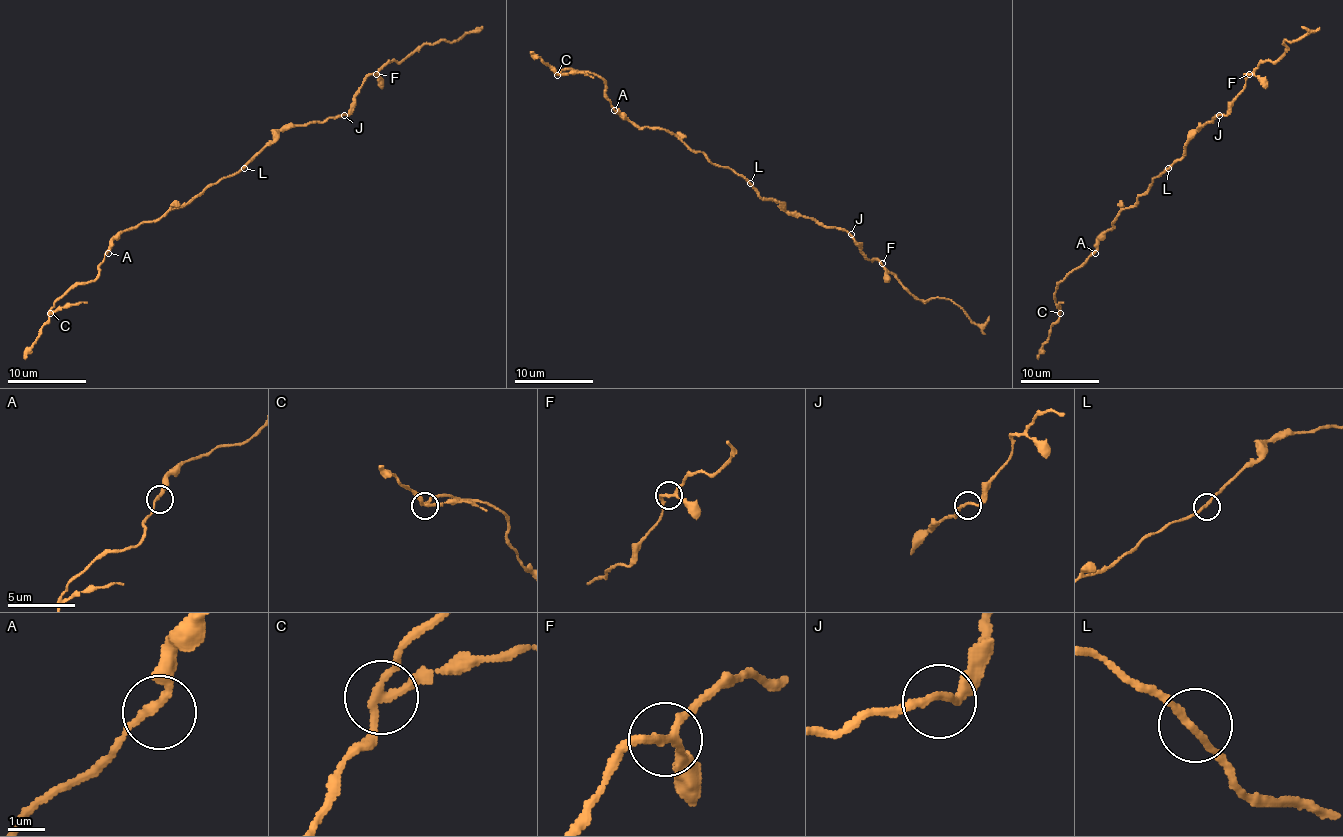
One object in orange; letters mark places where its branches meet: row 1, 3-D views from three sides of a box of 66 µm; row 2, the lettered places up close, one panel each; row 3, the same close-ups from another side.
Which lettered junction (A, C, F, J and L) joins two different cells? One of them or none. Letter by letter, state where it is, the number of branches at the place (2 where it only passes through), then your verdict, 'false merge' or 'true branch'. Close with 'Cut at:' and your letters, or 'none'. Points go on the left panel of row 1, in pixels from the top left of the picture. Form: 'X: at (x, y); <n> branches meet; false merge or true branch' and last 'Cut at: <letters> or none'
A: at (108, 253); 2 branches meet; true branch
C: at (50, 313); 3 branches meet; false merge
F: at (376, 74); 3 branches meet; true branch
J: at (344, 115); 2 branches meet; true branch
L: at (244, 168); 2 branches meet; true branch
Cut at: C

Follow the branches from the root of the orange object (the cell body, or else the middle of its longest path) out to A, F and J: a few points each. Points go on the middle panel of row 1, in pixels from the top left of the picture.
A: (748, 183), (730, 169), (715, 165), (701, 151), (689, 149), (673, 133), (658, 128), (638, 128), (614, 110)
F: (748, 183), (762, 198), (774, 198), (795, 216), (807, 216), (825, 226), (843, 228), (868, 259), (882, 263)
J: (748, 183), (762, 198), (774, 198), (788, 212), (813, 218), (825, 226), (845, 228), (851, 234)

